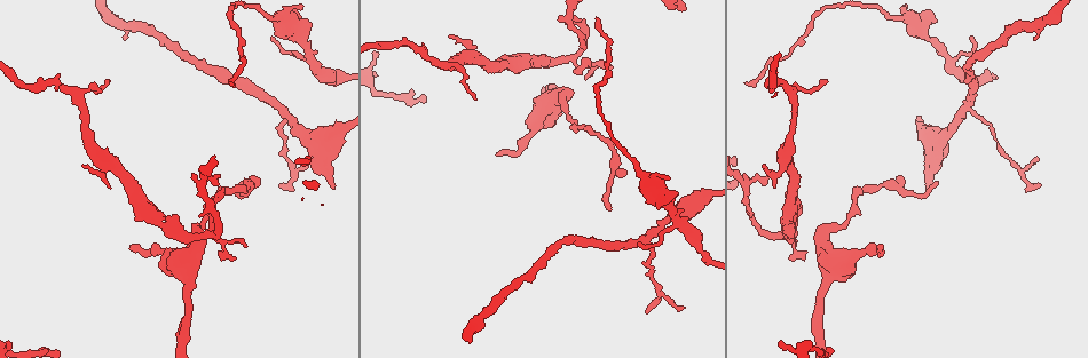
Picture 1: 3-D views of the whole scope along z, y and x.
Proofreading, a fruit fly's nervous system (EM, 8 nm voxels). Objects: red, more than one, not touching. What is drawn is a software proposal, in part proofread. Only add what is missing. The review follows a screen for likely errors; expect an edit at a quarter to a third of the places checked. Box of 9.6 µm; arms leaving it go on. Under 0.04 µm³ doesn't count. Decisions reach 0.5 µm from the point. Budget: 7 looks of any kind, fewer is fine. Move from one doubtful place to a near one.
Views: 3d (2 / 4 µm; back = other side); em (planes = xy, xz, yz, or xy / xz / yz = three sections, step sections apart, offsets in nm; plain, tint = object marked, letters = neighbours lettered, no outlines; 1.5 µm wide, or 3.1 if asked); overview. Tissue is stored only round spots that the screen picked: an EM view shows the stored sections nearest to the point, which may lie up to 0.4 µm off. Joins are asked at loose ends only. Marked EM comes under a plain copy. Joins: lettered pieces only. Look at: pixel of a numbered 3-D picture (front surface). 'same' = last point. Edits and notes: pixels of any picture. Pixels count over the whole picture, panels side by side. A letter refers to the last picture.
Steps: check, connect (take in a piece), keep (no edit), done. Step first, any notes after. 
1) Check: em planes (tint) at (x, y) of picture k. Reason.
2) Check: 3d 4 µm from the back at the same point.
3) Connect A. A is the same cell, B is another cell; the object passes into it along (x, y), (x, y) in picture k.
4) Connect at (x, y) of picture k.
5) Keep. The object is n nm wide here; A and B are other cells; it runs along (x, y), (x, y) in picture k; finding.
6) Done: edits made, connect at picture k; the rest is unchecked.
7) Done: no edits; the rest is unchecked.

Check: 3d 4 µm at (826, 80) of picture 1. Tapers out.

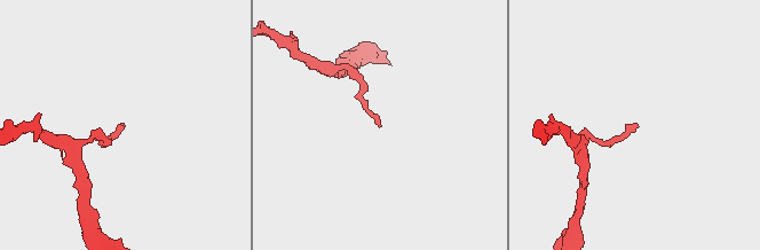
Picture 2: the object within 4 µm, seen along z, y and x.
Check: em planes (letters) at (379, 125) of picture 2. Need the tissue.

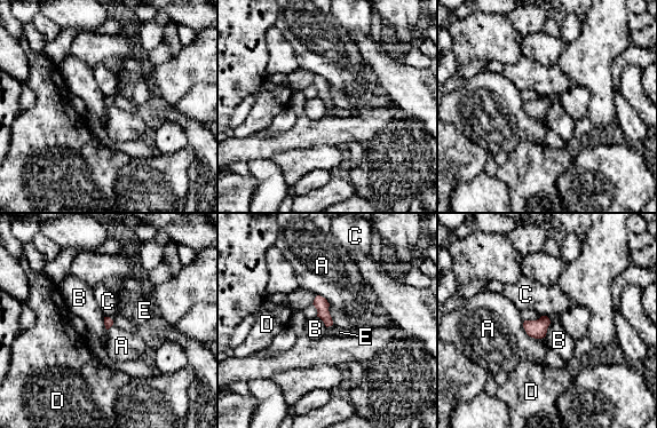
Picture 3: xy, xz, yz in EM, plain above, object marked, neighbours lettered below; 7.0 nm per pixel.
Keep. A, B, C, D and E are other cells; a border runs along (551, 322), (545, 335) in picture 3; none of them fits.

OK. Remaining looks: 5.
Check: 3d 2 µm at (596, 16) of picture 1. Thin end.

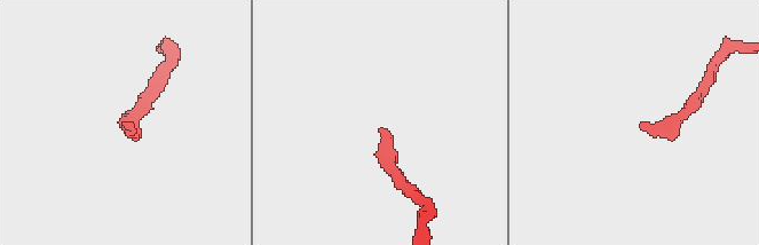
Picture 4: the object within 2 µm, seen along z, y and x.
Check: em yz step 8 (tint) at (134, 123) of picture 4.

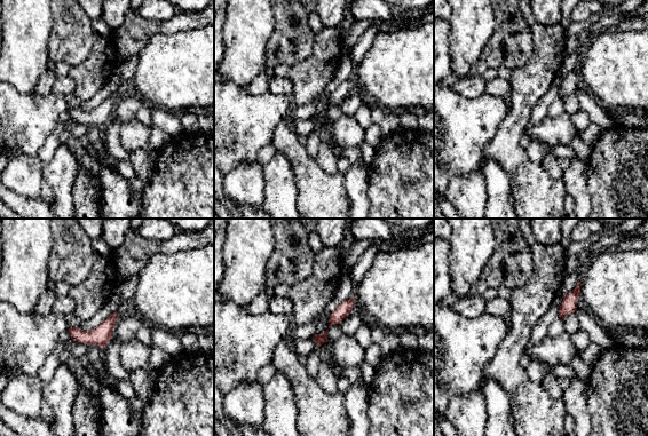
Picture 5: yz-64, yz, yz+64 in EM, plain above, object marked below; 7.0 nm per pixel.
Check: em planes (letters) at the same point.

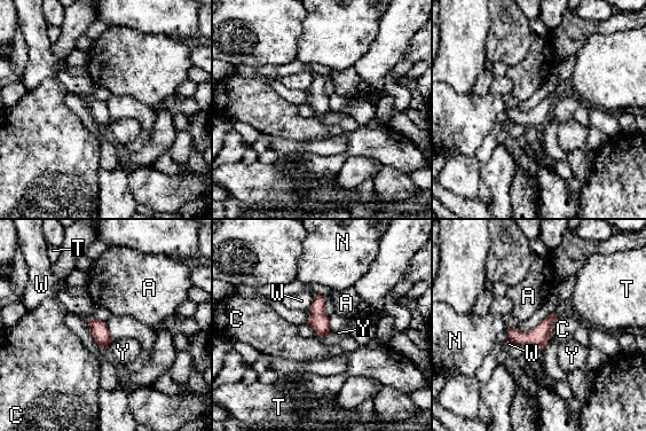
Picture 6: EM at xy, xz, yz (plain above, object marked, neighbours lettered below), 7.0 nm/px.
Keep. The object is 130 nm wide here; A, C, N, T, W and Y are other cells; a border runs along (557, 318), (549, 336) in picture 6; none of them fits.

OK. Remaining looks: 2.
Check: em planes (letters) at (332, 187) of picture 1. Free end.

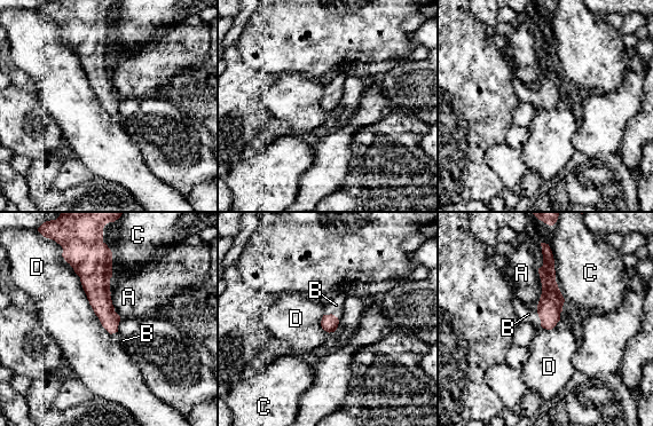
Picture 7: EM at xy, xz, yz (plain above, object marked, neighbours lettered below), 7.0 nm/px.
Connect B. The object is 120 nm wide here; B is the same cell, A, C and D are other cells; the object passes into it along (550, 306), (539, 316), (528, 314) in picture 7; it goes on there.

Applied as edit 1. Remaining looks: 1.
Done: edits made, connect at picture 7; the rest is unchecked.

